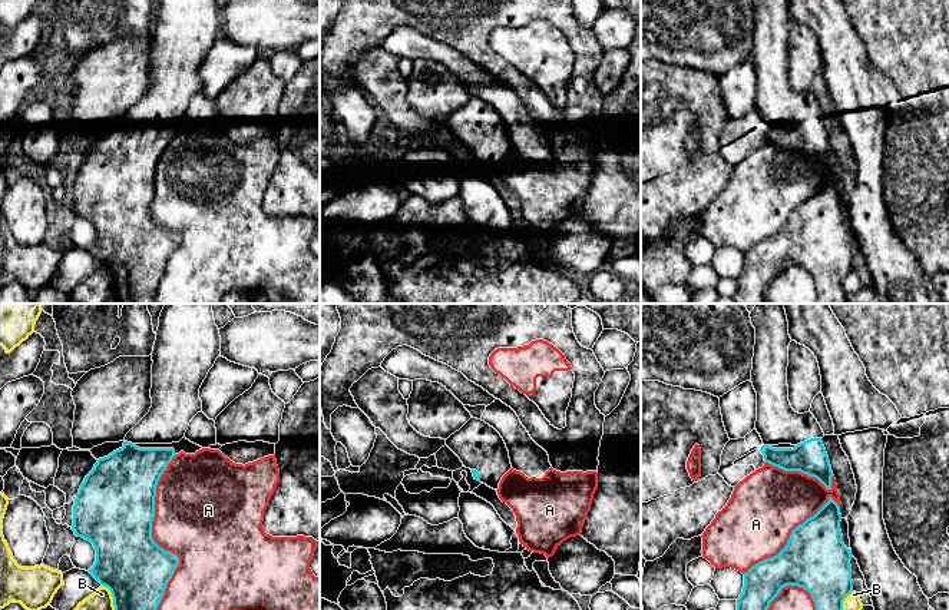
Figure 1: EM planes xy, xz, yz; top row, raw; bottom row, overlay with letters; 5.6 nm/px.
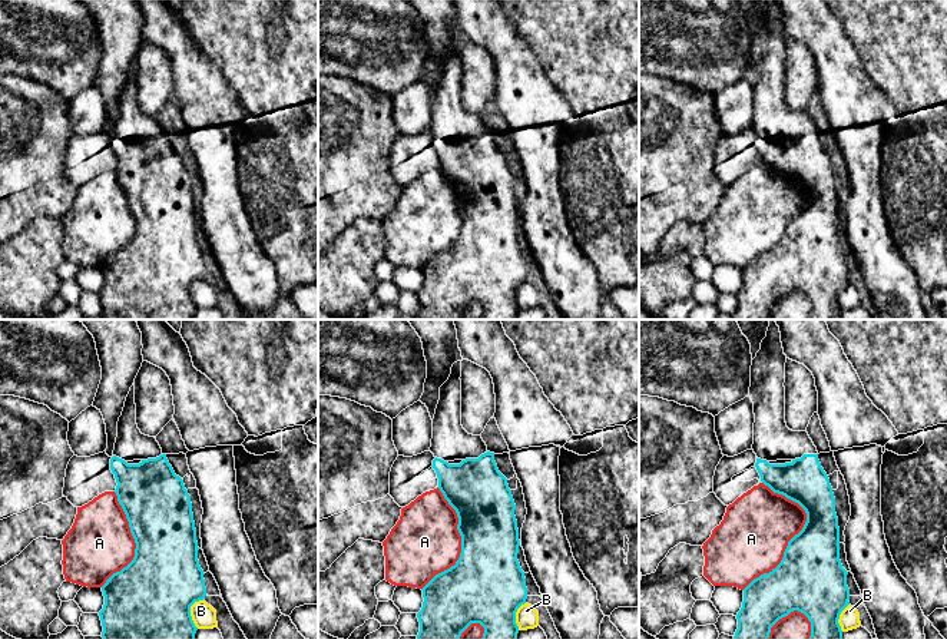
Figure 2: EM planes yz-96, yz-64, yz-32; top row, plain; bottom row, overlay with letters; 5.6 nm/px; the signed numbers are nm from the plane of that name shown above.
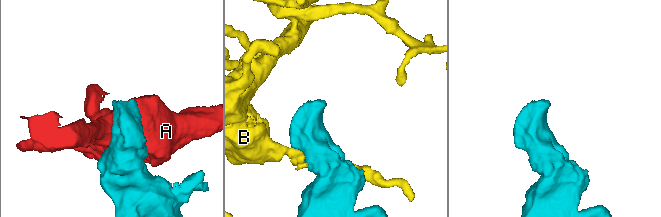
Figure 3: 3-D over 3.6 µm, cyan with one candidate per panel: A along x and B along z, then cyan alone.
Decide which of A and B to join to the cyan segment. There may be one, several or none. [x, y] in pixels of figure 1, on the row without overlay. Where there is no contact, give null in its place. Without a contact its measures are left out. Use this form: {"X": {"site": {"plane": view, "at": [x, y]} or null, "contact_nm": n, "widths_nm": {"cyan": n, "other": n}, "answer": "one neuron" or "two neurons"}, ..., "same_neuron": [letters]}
{"A": {"site": {"plane": "xy", "at": [155, 222]}, "contact_nm": 950, "widths_nm": {"cyan": 380, "other": 440}, "answer": "two neurons"}, "B": {"site": {"plane": "xy", "at": [113, 279]}, "contact_nm": 200, "widths_nm": {"cyan": 380, "other": 180}, "answer": "two neurons"}, "same_neuron": []}

